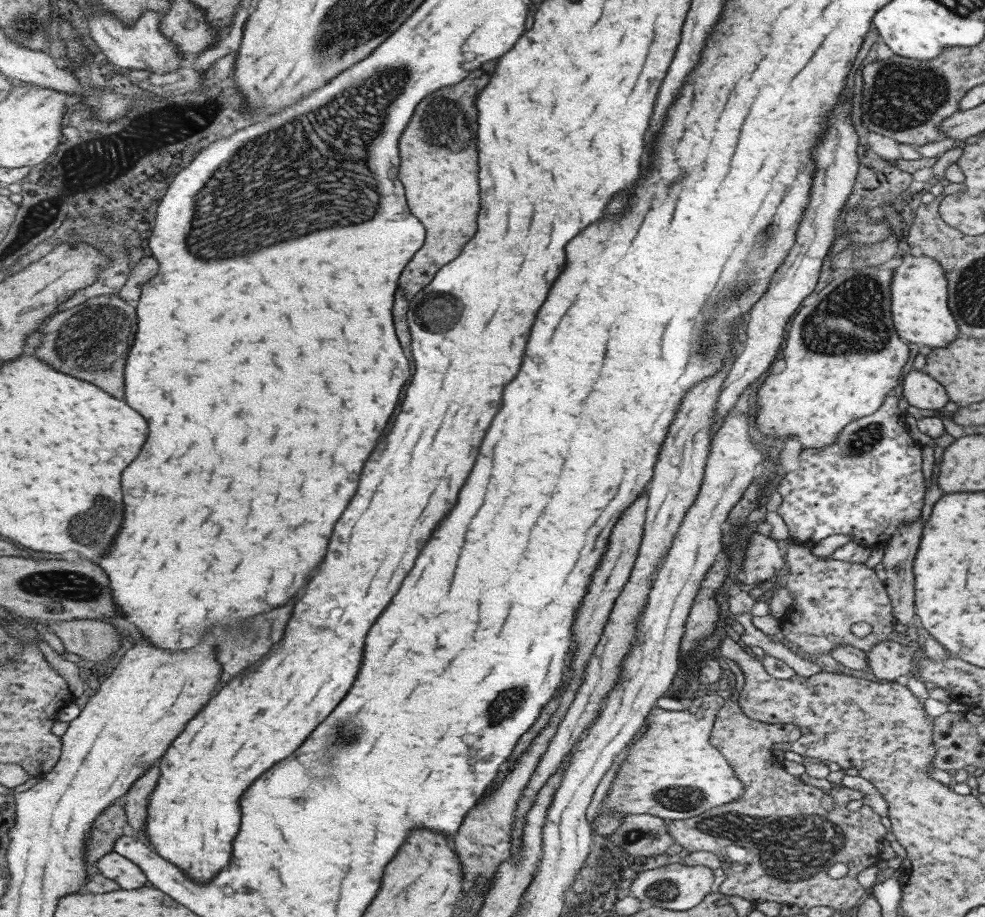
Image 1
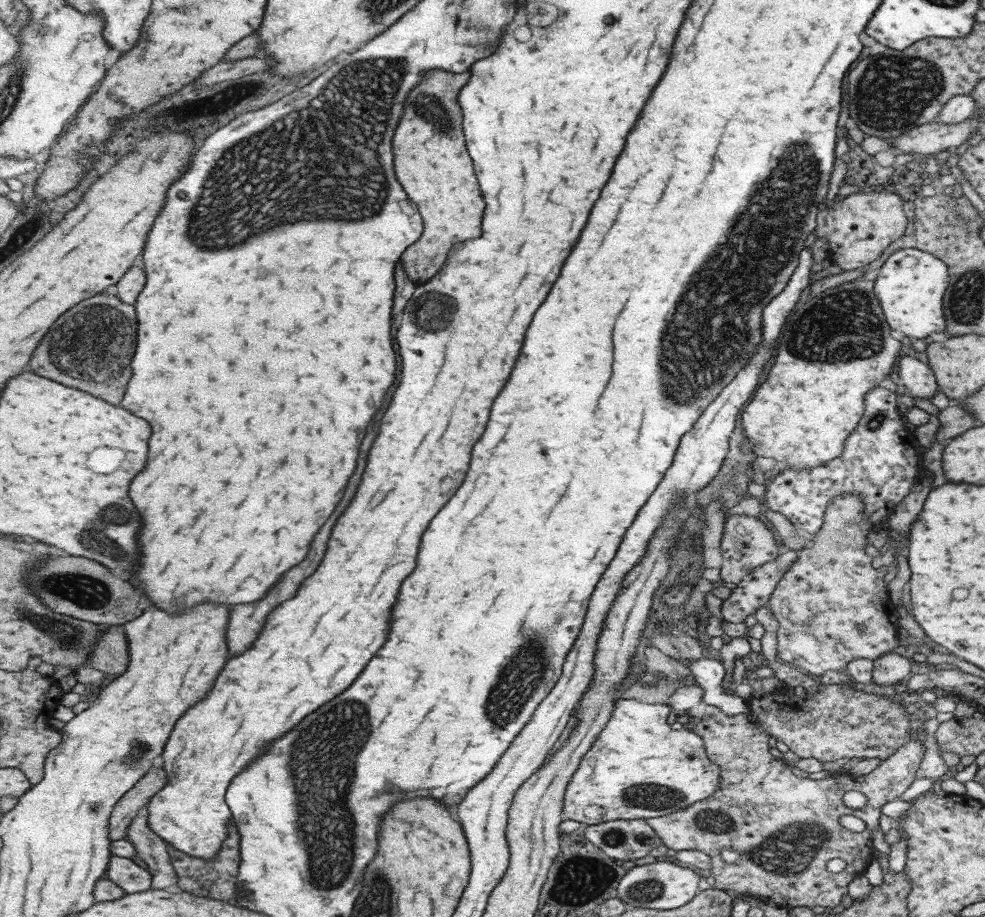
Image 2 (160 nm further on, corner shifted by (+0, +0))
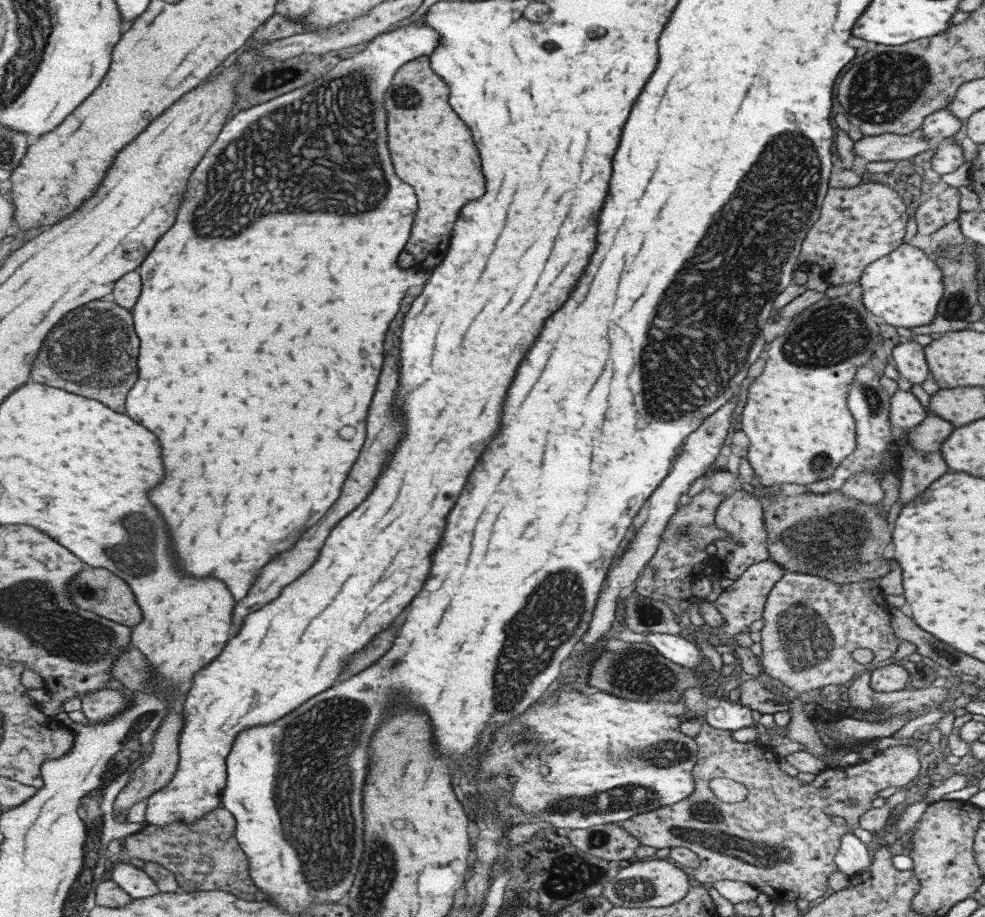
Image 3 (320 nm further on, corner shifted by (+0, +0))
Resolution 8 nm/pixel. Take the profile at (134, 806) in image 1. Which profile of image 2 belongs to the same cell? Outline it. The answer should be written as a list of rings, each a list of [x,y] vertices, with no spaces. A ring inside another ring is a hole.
[[[147,808],[131,823],[127,838],[136,846],[137,855],[149,867],[153,877],[153,889],[175,888],[181,883],[178,872],[171,862],[167,843],[148,823]]]

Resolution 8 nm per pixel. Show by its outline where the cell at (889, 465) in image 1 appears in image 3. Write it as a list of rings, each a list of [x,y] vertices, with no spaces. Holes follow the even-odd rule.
[[[868,363],[857,367],[854,372],[853,380],[848,384],[848,393],[846,394],[846,405],[848,411],[852,414],[855,429],[855,448],[839,463],[825,480],[818,480],[811,484],[803,484],[811,494],[825,494],[838,490],[840,486],[855,473],[871,473],[877,475],[878,480],[882,479],[884,473],[896,472],[896,467],[888,466],[883,468],[883,456],[885,450],[892,456],[896,456],[903,450],[899,444],[892,440],[890,434],[890,424],[888,423],[889,396],[887,392],[879,385],[880,375],[871,369]]]

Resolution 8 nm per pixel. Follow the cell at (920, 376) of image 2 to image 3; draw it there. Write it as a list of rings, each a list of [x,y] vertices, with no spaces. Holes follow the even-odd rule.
[[[913,338],[910,341],[901,340],[894,346],[891,351],[891,360],[895,364],[894,368],[898,376],[905,378],[911,384],[921,384],[929,374],[922,346]]]

